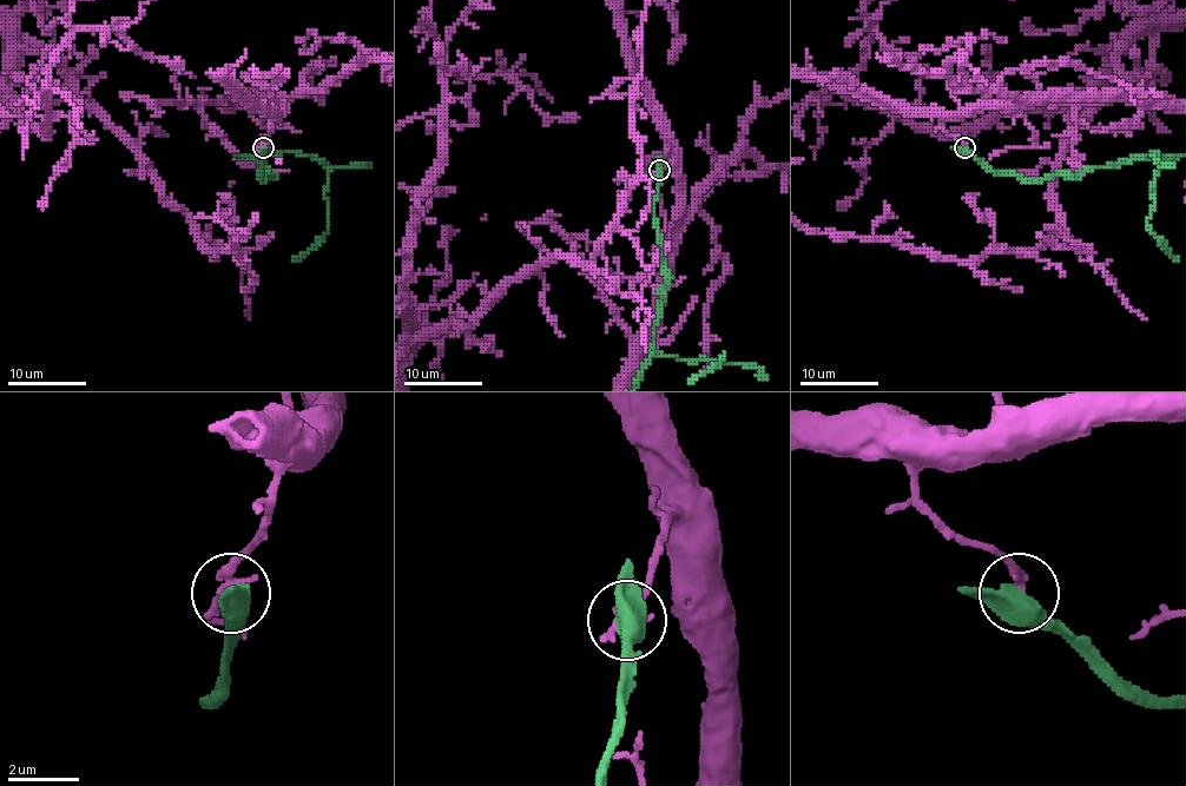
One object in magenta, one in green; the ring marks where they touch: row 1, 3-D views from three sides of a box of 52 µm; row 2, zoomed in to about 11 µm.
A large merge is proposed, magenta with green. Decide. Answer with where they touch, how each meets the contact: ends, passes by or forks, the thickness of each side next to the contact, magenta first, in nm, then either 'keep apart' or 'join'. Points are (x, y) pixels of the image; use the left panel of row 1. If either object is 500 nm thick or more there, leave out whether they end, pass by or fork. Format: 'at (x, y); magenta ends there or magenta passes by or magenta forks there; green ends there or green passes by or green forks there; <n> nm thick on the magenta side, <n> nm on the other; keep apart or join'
at (263, 147); 320 nm thick on the magenta side, 550 nm on the other; keep apart

